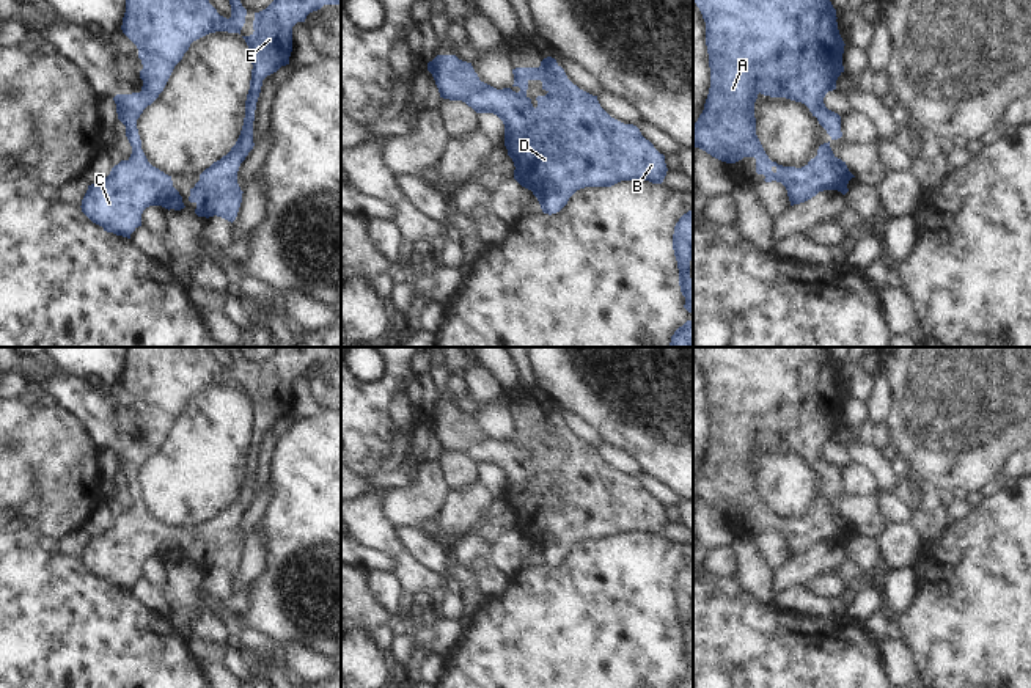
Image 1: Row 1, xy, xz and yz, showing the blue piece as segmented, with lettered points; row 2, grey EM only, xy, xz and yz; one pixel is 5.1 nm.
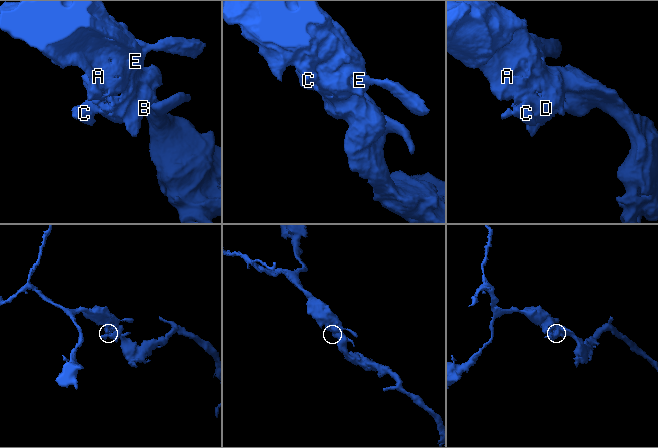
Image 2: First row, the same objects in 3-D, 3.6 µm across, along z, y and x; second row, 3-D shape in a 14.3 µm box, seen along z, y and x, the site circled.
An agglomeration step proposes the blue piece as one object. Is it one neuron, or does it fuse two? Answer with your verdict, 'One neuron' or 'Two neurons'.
One neuron

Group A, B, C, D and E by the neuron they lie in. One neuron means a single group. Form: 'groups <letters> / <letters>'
groups A B C D E

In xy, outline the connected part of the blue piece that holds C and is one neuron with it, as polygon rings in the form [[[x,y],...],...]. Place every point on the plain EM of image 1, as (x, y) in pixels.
[[[126,347],[121,382],[138,401],[143,438],[140,445],[116,446],[113,452],[132,506],[115,517],[105,531],[88,537],[80,558],[104,583],[130,591],[141,578],[146,559],[185,559],[171,528],[148,514],[137,471],[163,443],[193,393],[215,383],[240,386],[247,361],[239,347],[225,349],[231,357],[229,371],[220,368],[206,347]]]

